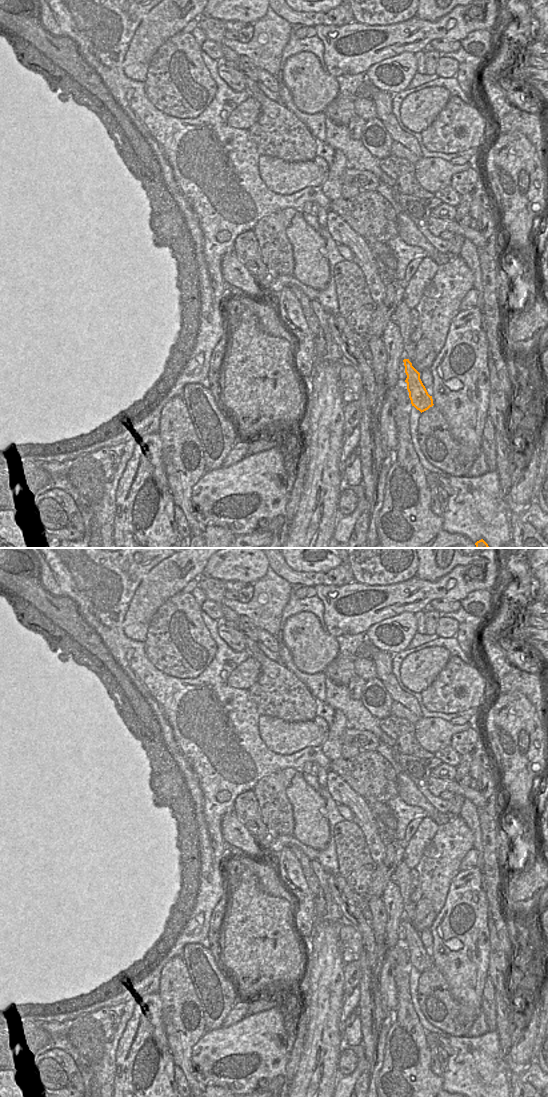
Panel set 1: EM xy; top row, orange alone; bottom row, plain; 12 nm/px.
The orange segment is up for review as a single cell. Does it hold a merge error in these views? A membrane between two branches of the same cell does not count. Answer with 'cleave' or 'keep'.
keep

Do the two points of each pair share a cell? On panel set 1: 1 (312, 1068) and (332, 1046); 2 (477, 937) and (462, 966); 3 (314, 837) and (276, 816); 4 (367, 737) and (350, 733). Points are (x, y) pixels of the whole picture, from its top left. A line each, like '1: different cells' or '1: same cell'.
1: same cell
2: same cell
3: different cells
4: same cell

